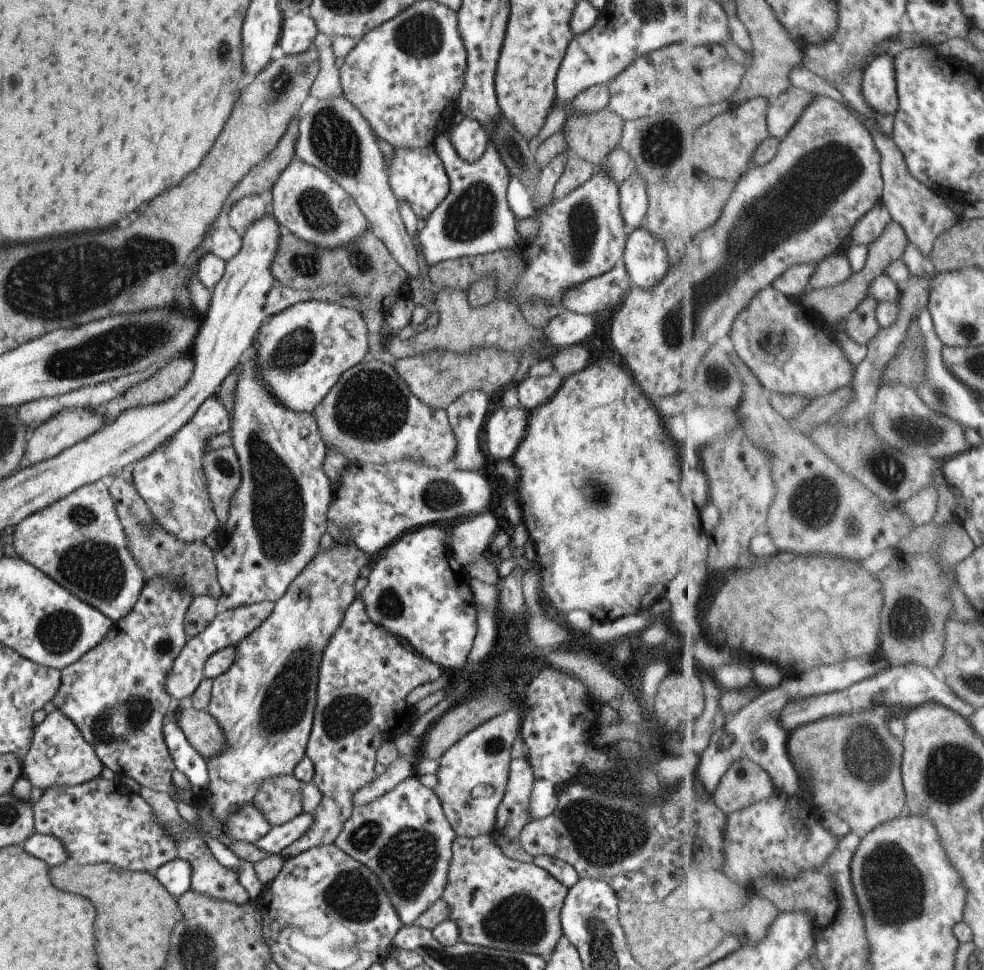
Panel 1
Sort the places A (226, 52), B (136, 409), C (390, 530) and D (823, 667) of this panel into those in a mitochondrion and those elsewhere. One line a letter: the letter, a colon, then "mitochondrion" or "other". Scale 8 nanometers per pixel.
A: mitochondrion
B: other
C: other
D: other

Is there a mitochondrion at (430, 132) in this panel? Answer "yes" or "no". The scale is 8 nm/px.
no

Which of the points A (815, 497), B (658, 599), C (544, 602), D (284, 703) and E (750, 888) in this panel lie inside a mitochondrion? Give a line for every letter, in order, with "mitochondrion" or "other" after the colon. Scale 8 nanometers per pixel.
A: mitochondrion
B: other
C: other
D: mitochondrion
E: other

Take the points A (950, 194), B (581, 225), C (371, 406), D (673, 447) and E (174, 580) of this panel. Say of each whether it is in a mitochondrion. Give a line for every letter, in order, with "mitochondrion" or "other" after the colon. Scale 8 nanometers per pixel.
A: other
B: mitochondrion
C: mitochondrion
D: other
E: other

